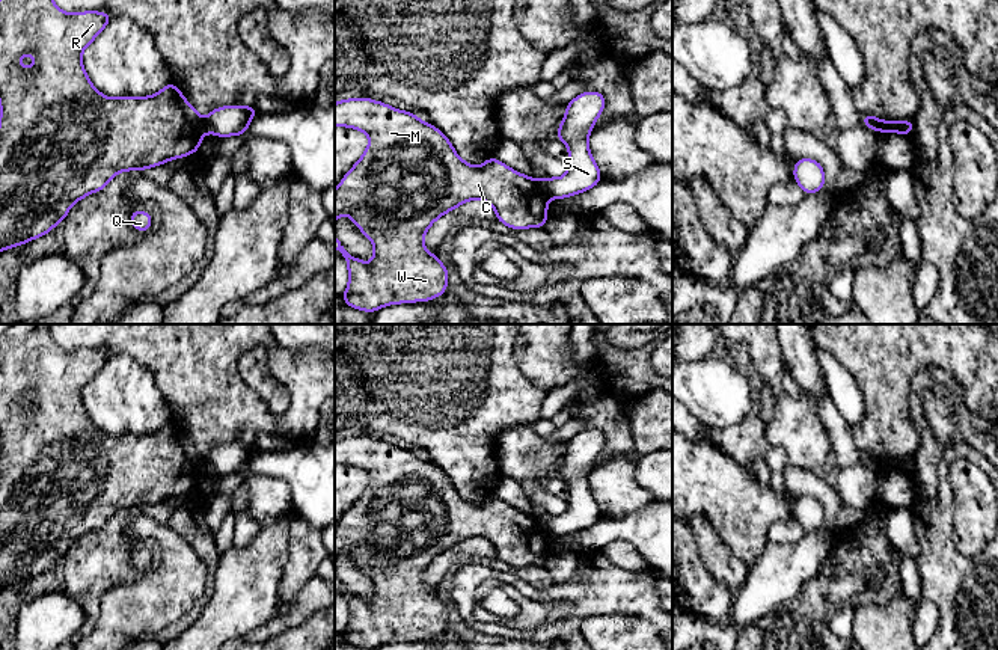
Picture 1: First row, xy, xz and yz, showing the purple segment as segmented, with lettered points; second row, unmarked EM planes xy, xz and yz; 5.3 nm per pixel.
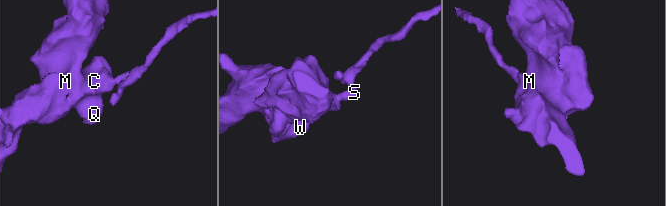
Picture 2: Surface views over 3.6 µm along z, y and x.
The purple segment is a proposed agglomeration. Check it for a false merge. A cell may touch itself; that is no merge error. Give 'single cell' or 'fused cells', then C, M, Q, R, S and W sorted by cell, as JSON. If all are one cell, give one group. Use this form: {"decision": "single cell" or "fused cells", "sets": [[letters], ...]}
{"decision": "fused cells", "sets": [["C", "M", "Q", "R", "W"], ["S"]]}

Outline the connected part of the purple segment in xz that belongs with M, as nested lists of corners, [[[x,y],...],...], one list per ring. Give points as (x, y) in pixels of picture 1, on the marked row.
[[[366,97],[341,100],[335,104],[335,125],[357,128],[369,137],[366,151],[345,173],[335,192],[335,223],[341,214],[348,214],[374,244],[374,259],[366,264],[351,256],[335,234],[335,249],[348,264],[350,282],[342,300],[354,309],[372,314],[387,305],[428,302],[445,294],[448,268],[436,253],[425,250],[424,235],[439,217],[467,201],[487,201],[494,208],[496,219],[511,229],[544,228],[547,222],[547,196],[537,179],[513,170],[496,157],[487,158],[481,167],[463,161],[439,128],[422,122],[412,112],[401,112]]]

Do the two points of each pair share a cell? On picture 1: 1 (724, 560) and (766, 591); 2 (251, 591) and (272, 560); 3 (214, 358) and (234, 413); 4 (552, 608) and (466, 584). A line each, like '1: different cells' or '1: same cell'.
1: different cells
2: same cell
3: same cell
4: different cells

